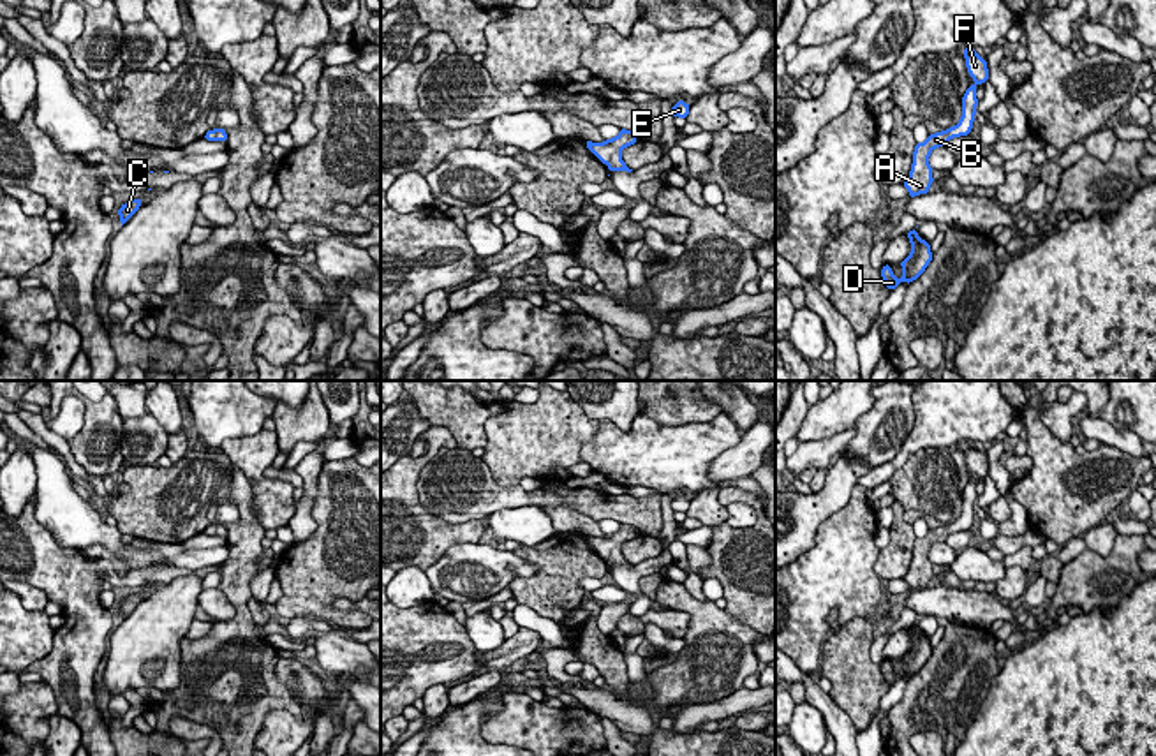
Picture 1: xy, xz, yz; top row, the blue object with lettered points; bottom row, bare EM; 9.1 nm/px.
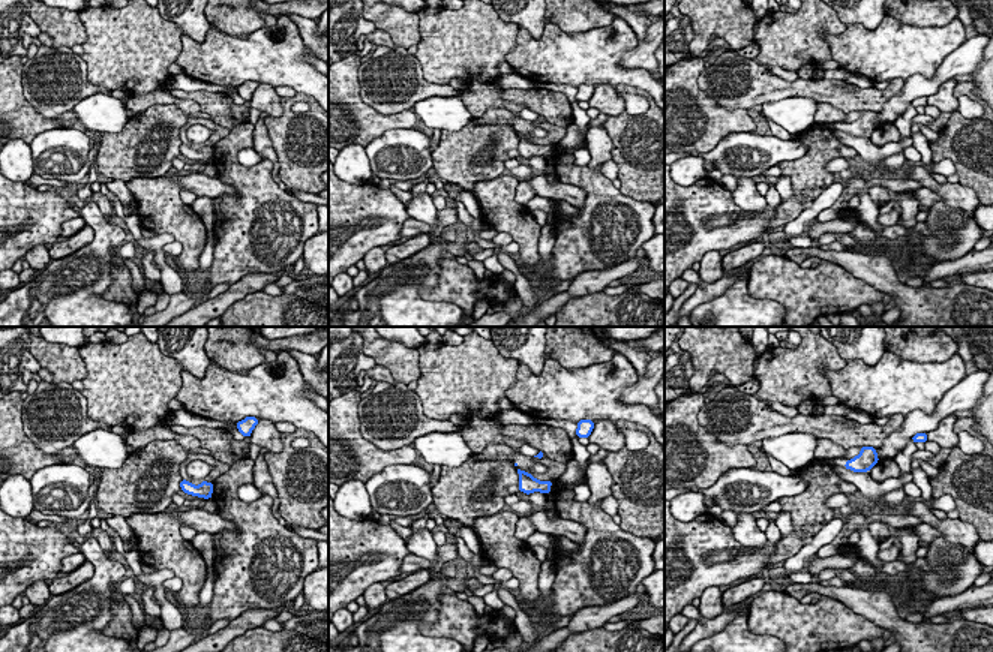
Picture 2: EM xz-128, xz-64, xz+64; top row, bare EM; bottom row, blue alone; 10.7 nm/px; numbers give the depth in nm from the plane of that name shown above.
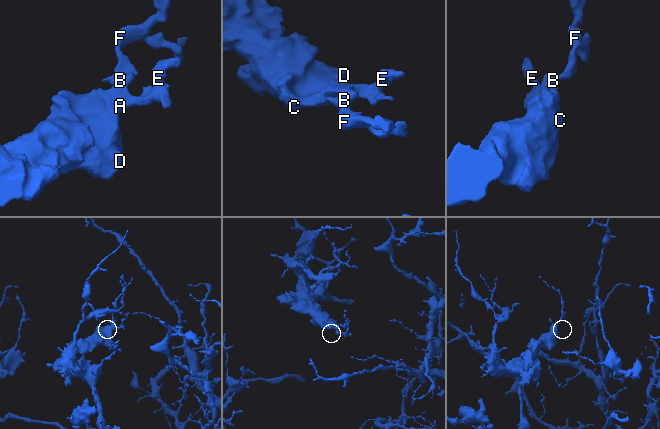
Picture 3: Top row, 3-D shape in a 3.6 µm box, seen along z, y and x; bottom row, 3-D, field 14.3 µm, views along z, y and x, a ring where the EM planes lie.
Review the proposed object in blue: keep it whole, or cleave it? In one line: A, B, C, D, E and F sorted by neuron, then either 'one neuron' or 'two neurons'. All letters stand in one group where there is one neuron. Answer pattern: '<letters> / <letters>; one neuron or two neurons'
A B C D E F; one neuron

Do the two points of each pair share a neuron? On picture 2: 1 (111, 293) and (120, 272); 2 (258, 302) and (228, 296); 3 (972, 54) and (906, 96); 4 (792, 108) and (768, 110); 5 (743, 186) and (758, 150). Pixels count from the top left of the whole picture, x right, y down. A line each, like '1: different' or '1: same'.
1: same
2: different
3: same
4: same
5: different

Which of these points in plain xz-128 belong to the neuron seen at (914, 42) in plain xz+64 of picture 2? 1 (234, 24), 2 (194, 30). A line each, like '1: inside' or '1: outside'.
1: outside
2: outside

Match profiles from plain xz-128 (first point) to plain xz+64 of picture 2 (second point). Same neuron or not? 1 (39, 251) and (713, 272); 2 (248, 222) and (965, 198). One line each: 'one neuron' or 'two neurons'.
1: one neuron
2: one neuron

